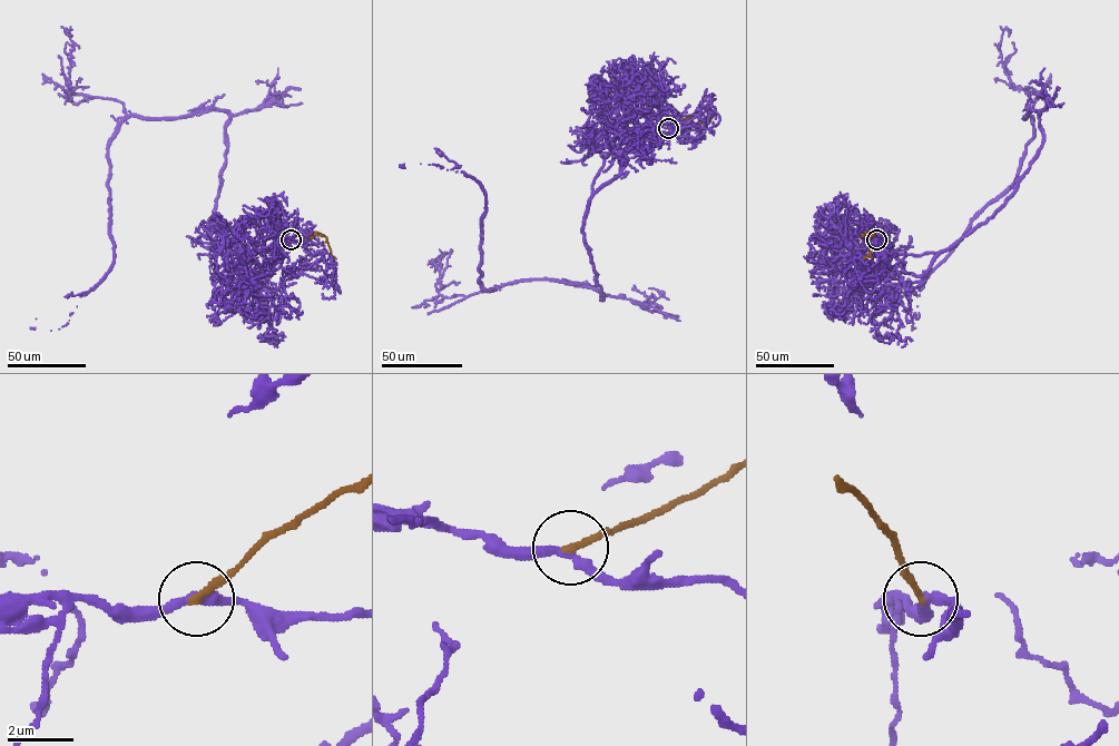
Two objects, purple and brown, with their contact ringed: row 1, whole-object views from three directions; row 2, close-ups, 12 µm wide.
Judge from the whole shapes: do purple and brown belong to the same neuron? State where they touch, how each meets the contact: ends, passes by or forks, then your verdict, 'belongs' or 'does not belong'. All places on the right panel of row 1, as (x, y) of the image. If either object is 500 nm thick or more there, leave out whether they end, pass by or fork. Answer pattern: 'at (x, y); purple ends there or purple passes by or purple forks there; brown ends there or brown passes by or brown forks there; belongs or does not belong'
at (876, 239); purple passes by; brown ends there; does not belong

